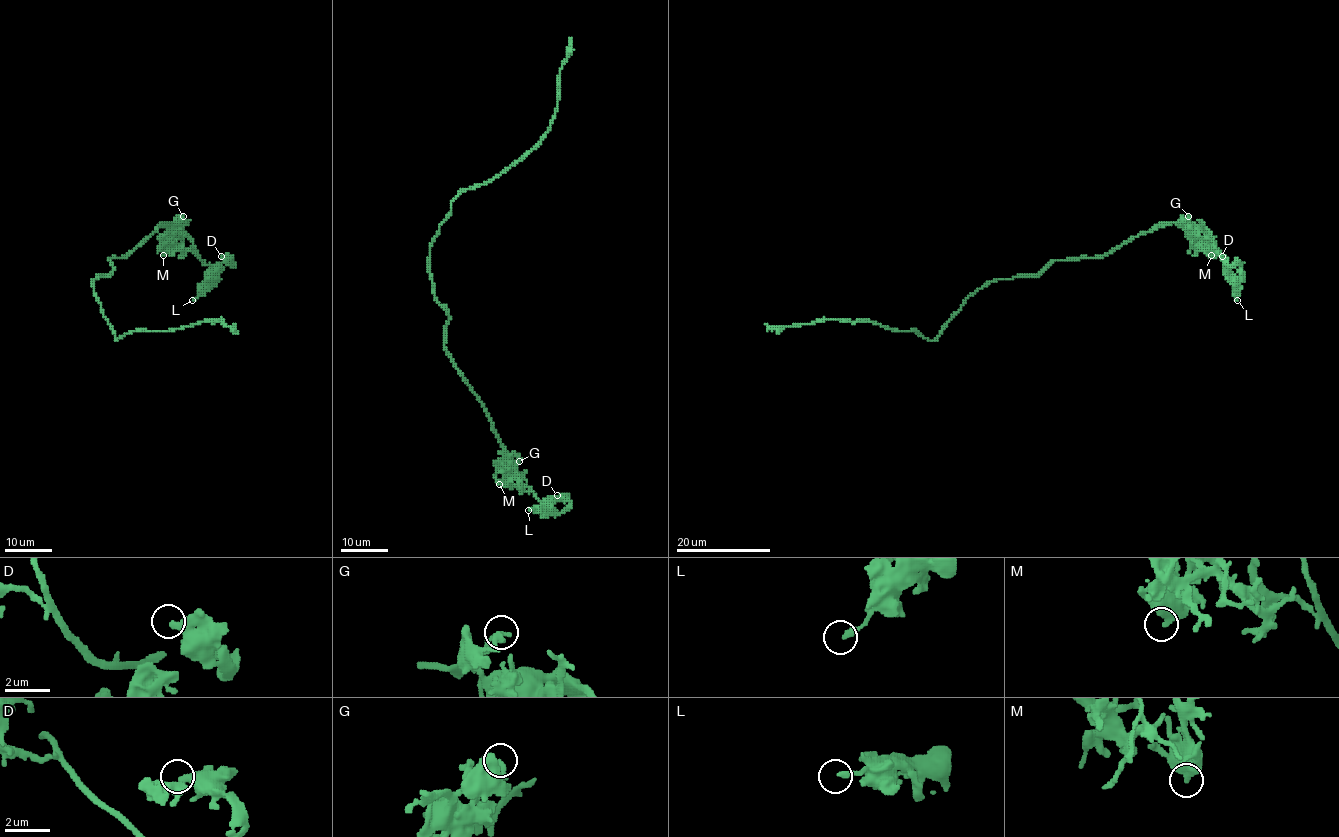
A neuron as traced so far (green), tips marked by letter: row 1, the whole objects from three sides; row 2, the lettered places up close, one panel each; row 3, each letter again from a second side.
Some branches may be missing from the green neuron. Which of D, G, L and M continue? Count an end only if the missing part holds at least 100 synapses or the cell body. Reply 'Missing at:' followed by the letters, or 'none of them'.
Missing at: none of them

